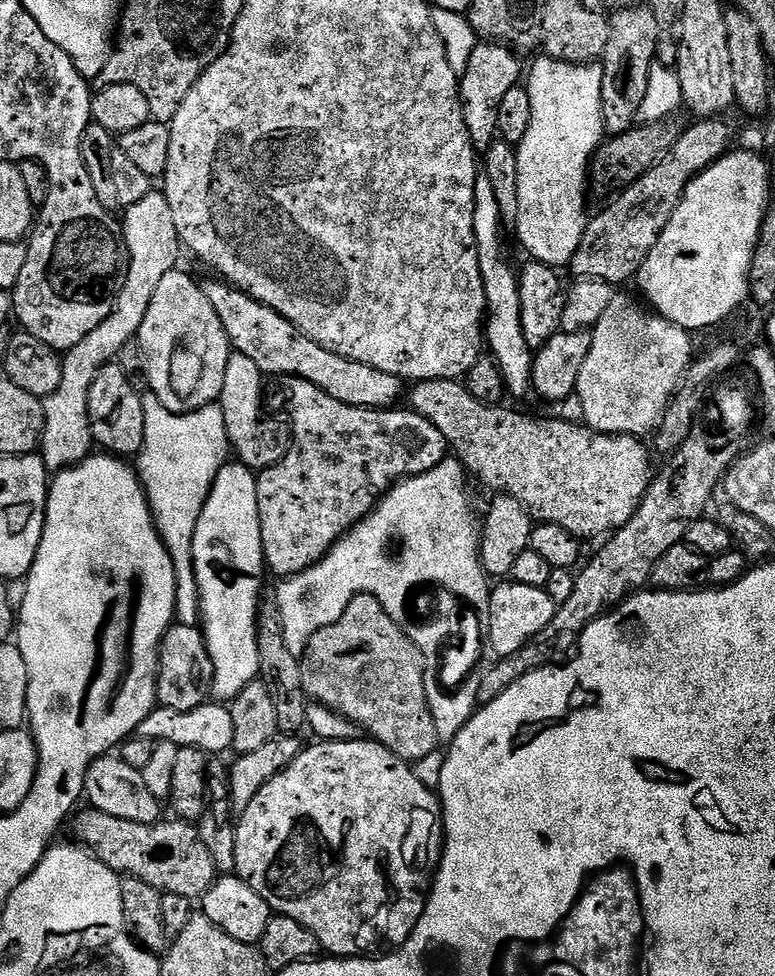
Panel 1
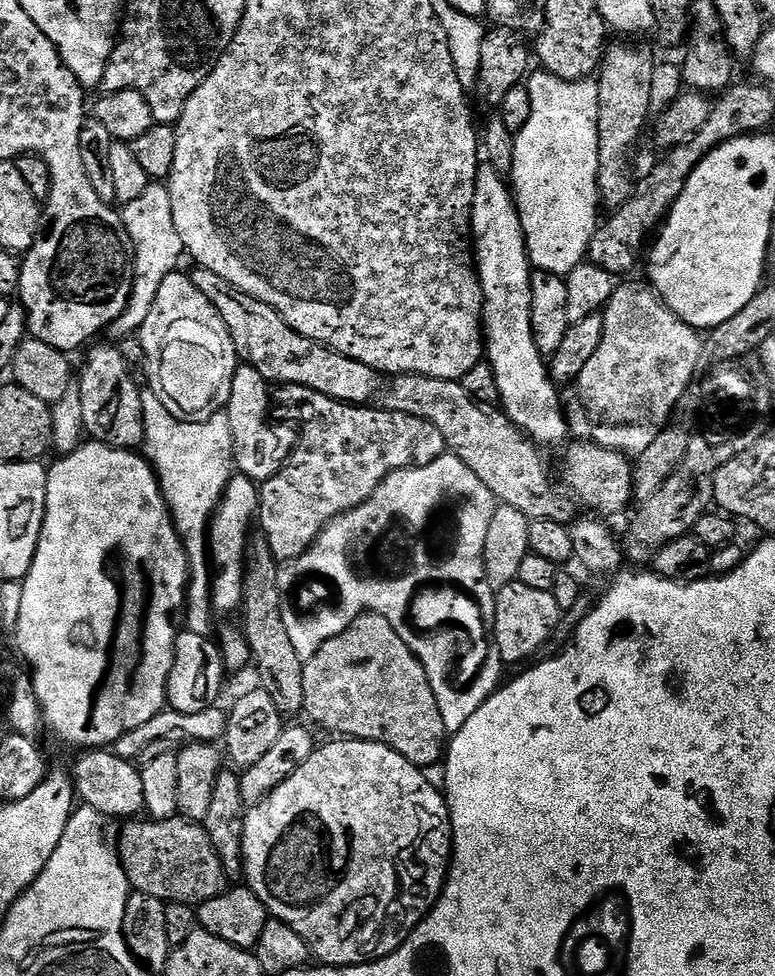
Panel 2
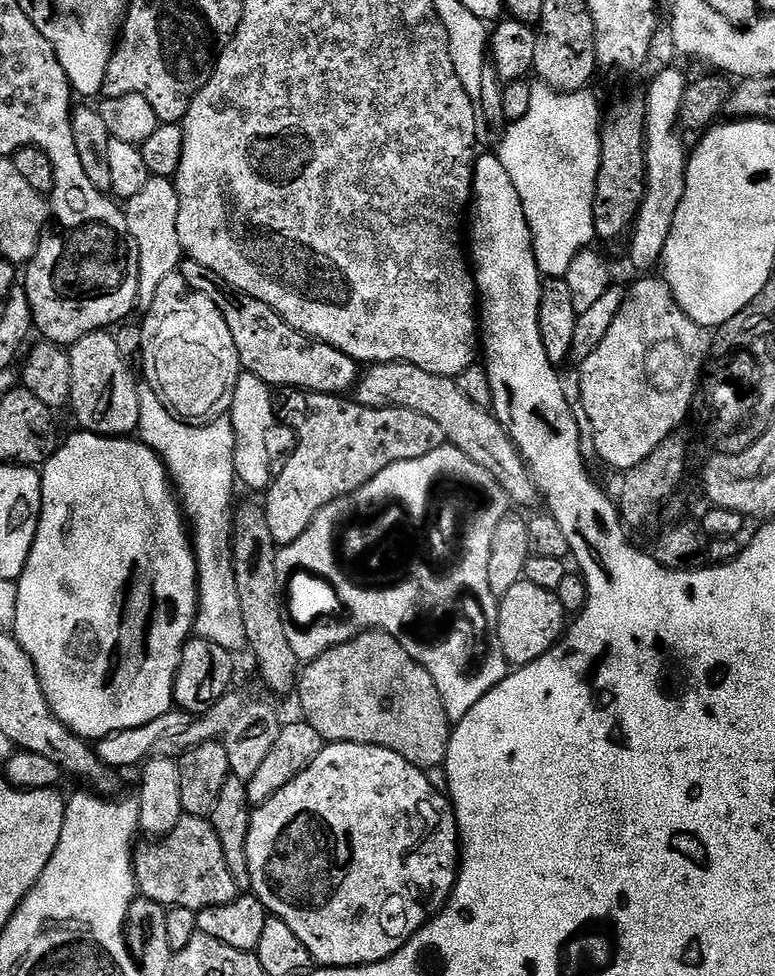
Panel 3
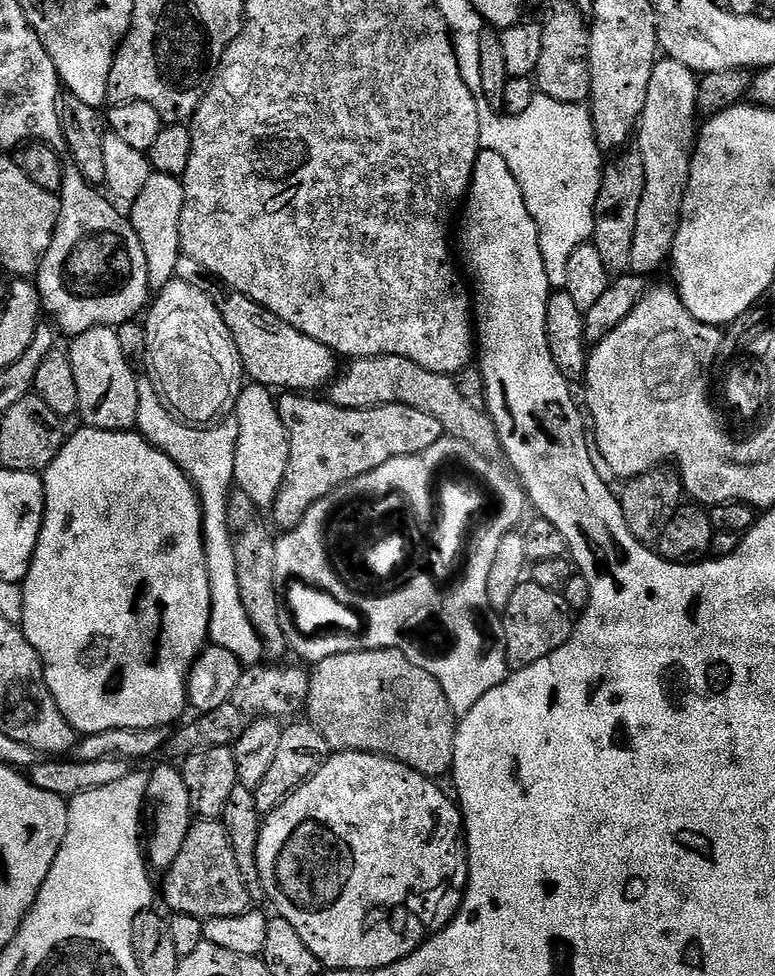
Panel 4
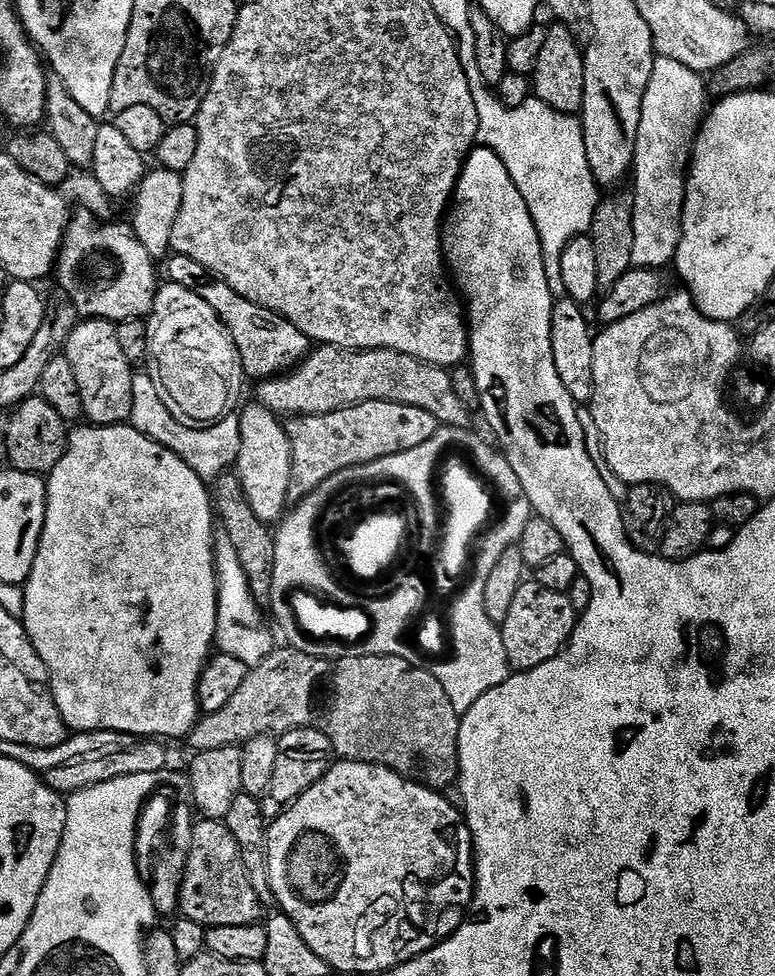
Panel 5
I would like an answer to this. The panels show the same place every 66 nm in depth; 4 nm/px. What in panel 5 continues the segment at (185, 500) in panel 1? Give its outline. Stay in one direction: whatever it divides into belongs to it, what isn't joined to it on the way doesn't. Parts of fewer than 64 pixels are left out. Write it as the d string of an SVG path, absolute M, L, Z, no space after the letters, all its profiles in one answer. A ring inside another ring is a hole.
M133 375L134 406L132 407L131 425L142 434L146 434L154 442L166 446L190 470L194 470L206 482L213 482L224 472L235 465L240 447L242 446L242 430L240 429L239 415L229 414L221 420L207 426L193 426L185 421L176 420L170 410L166 410L166 402L158 398L158 390L154 386L151 375ZM223 530L217 531L215 550L216 581L218 582L218 622L216 623L215 647L220 652L230 654L230 658L238 658L238 662L246 662L248 668L253 668L255 664L260 664L274 651L274 643L272 644L274 628L266 612L266 617L264 617L264 612L260 609L263 608L261 601L252 595L250 582L246 578L246 570L242 570L242 561L238 559L238 550L234 550L234 545L230 543L230 538Z

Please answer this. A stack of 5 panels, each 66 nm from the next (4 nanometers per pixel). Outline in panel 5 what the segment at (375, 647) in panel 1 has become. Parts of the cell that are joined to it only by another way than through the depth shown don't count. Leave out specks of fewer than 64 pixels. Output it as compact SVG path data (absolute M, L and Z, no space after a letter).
M359 656L358 658L346 658L337 660L334 664L332 676L332 701L328 704L328 717L322 723L323 731L327 732L332 743L333 753L340 760L357 760L367 764L381 764L398 774L402 774L407 780L412 780L416 784L425 784L427 788L445 790L457 783L460 775L460 751L458 750L458 738L460 737L460 718L461 713L454 710L450 698L446 698L446 690L442 690L442 682L434 678L426 670L406 662L406 658L397 656Z

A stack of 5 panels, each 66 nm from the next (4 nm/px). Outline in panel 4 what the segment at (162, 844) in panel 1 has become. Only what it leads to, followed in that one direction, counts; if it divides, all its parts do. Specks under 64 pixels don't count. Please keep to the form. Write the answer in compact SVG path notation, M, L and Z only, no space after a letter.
M197 819L186 834L186 842L182 842L182 850L178 858L174 858L174 866L163 873L164 900L168 903L169 913L190 914L199 920L210 918L234 918L234 914L242 914L253 907L254 897L248 893L246 882L242 882L242 874L234 859L234 848L220 820Z

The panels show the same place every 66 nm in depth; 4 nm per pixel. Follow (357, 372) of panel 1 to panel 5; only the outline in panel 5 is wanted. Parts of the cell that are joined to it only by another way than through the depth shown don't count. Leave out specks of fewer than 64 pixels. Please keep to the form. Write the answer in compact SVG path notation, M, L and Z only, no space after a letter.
M172 254L167 257L167 264L167 279L171 283L178 286L186 286L186 290L198 294L198 298L202 298L206 302L206 306L210 306L210 310L214 310L214 314L218 314L218 318L226 326L230 338L234 338L234 346L238 346L238 354L242 358L245 377L252 379L253 376L253 381L259 382L287 373L295 368L297 364L301 364L305 356L308 355L310 351L309 338L306 334L302 334L302 330L298 330L298 326L294 326L286 318L274 314L246 298L242 298L242 294L238 294L233 290L225 280L216 279L213 272L206 270L206 266L202 266L202 262L194 262L194 258Z

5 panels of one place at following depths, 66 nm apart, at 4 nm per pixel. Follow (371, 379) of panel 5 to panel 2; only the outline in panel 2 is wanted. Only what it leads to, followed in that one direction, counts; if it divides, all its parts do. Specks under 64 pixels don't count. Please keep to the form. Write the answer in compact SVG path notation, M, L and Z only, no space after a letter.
M393 376L383 389L382 400L383 396L384 411L410 414L438 426L438 430L442 430L445 449L451 455L462 458L462 462L466 462L466 466L482 478L500 504L522 510L529 520L550 518L568 522L573 519L571 502L560 496L558 489L552 488L548 464L536 441L528 439L503 411L473 402L459 380Z

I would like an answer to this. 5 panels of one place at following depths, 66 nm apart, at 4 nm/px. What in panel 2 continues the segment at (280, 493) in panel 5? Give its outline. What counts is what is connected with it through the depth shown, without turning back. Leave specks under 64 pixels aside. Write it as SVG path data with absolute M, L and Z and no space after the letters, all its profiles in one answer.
M241 363L234 374L234 384L230 386L230 402L227 414L230 418L230 434L232 435L232 459L239 475L248 476L257 482L274 478L278 470L292 455L296 447L297 437L288 428L275 428L268 417L269 381L258 374L249 364Z

